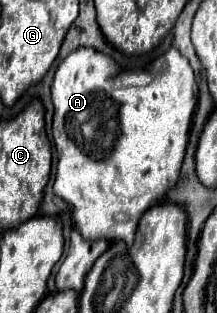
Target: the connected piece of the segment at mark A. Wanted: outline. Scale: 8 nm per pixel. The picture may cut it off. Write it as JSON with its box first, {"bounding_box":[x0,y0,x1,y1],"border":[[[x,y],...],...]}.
{"bounding_box":[51,47,199,245],"border":[[[79,47],[73,53],[69,53],[57,67],[51,85],[55,105],[51,131],[59,155],[53,191],[73,207],[71,217],[83,239],[125,241],[127,245],[131,245],[141,213],[145,213],[145,209],[153,203],[161,201],[167,195],[167,191],[177,183],[185,157],[193,111],[197,105],[199,91],[195,75],[189,61],[175,49],[169,49],[147,69],[149,73],[153,73],[151,83],[119,91],[113,87],[113,79],[121,73],[121,67],[111,57],[95,49]]]}

